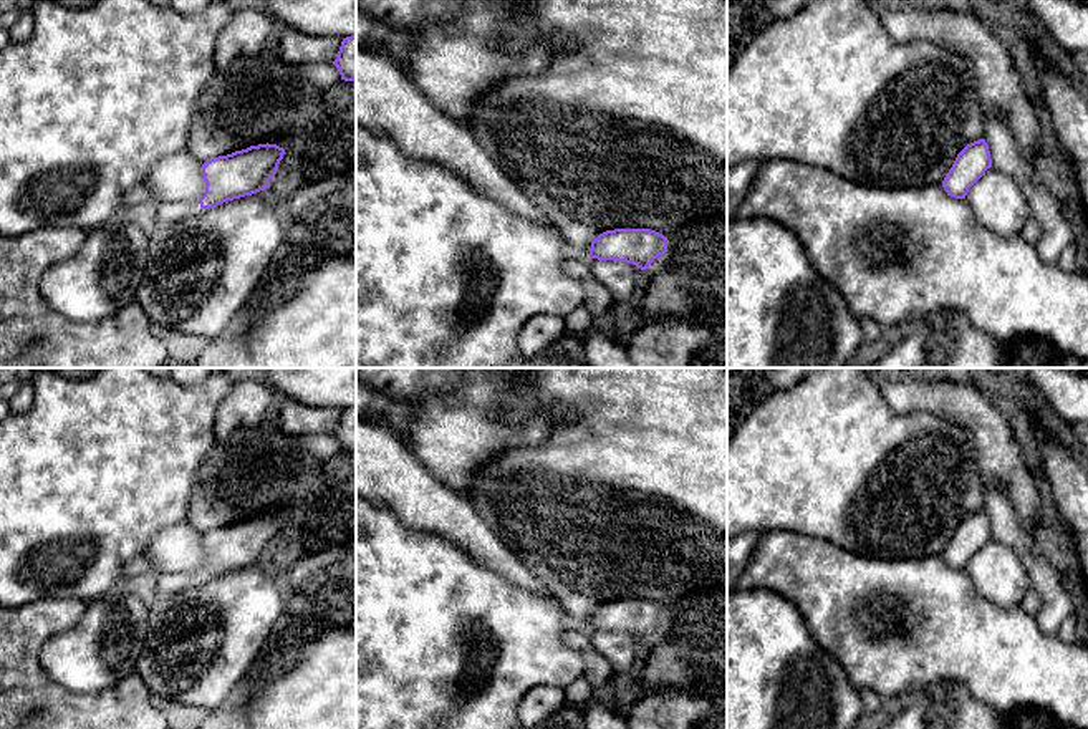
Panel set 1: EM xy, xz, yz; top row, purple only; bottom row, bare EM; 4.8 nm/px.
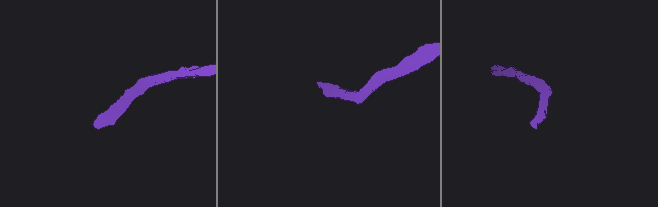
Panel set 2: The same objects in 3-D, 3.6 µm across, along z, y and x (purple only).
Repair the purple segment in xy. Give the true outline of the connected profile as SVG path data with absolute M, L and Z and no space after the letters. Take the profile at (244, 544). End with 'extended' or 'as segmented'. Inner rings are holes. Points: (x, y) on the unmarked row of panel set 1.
M267 514L204 533L204 567L197 573L161 575L149 587L149 593L179 593L204 580L265 562L283 525L283 519Z | extended

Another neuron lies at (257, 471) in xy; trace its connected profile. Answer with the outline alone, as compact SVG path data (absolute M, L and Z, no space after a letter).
M272 418L253 427L237 429L225 442L217 441L199 467L192 487L187 524L199 533L258 515L285 520L277 543L293 543L306 512L328 490L323 462L301 447L301 437L285 434Z

